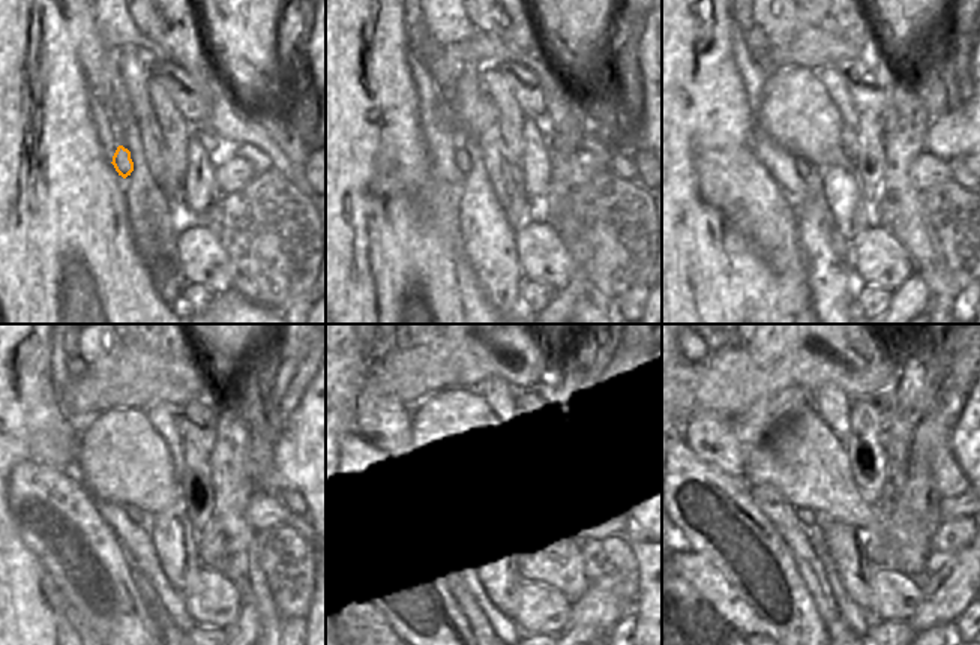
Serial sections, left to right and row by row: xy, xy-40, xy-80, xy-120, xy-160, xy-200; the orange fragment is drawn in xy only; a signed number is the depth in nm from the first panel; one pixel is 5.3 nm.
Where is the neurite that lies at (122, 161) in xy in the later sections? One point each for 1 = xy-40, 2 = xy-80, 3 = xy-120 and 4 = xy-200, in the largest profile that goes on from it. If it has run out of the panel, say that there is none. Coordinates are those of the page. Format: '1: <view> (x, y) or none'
1: xy-40 (461, 156)
2: xy-80 (803, 167)
3: xy-120 (141, 518)
4: xy-200 (806, 516)

